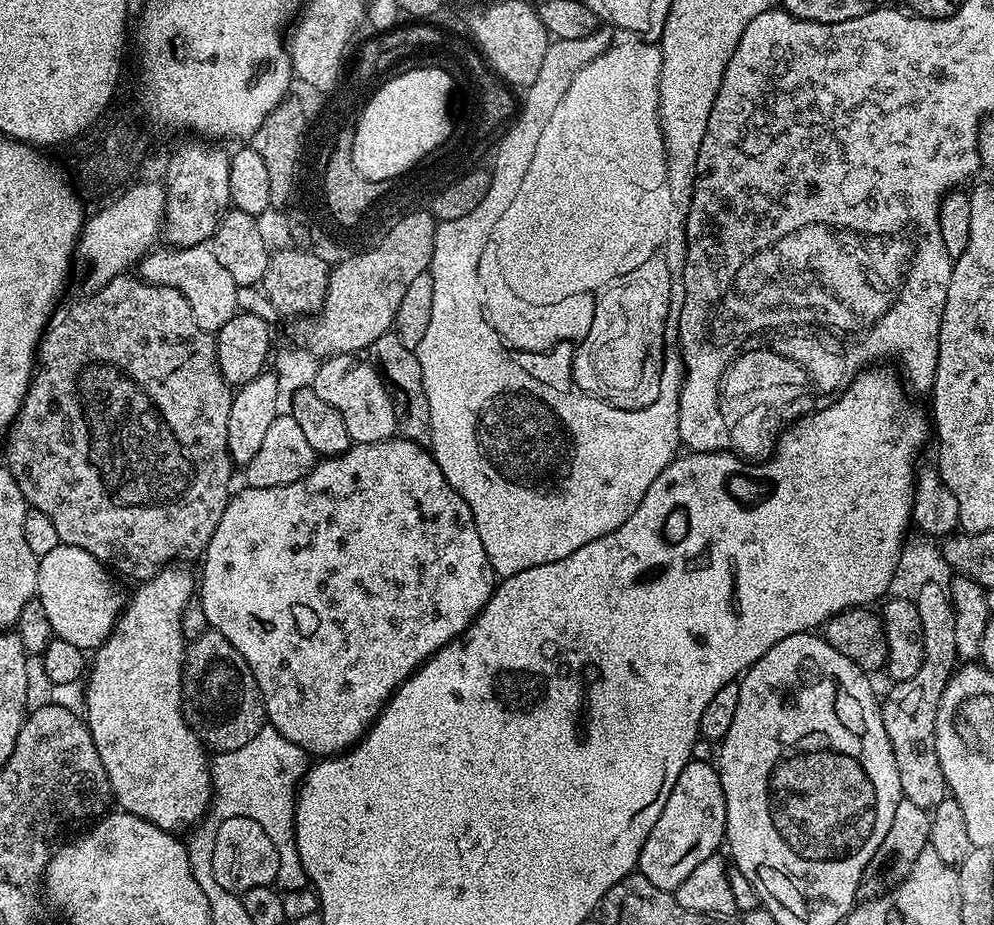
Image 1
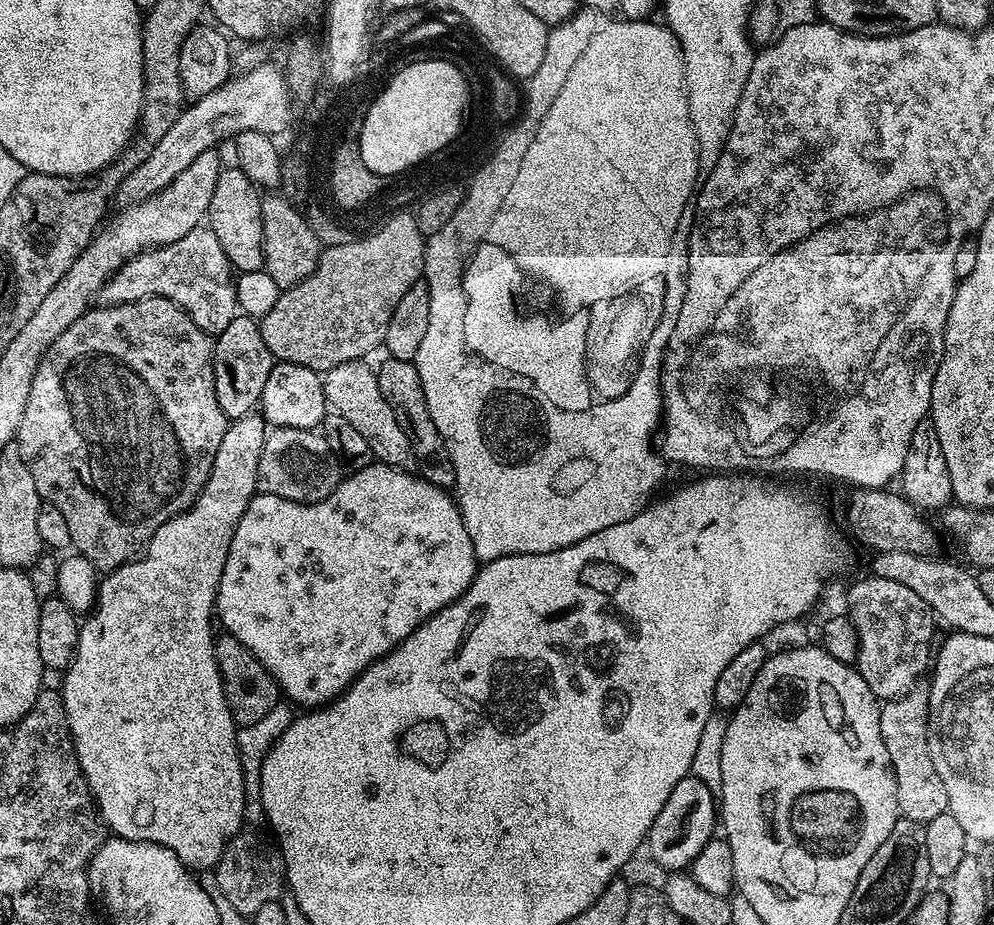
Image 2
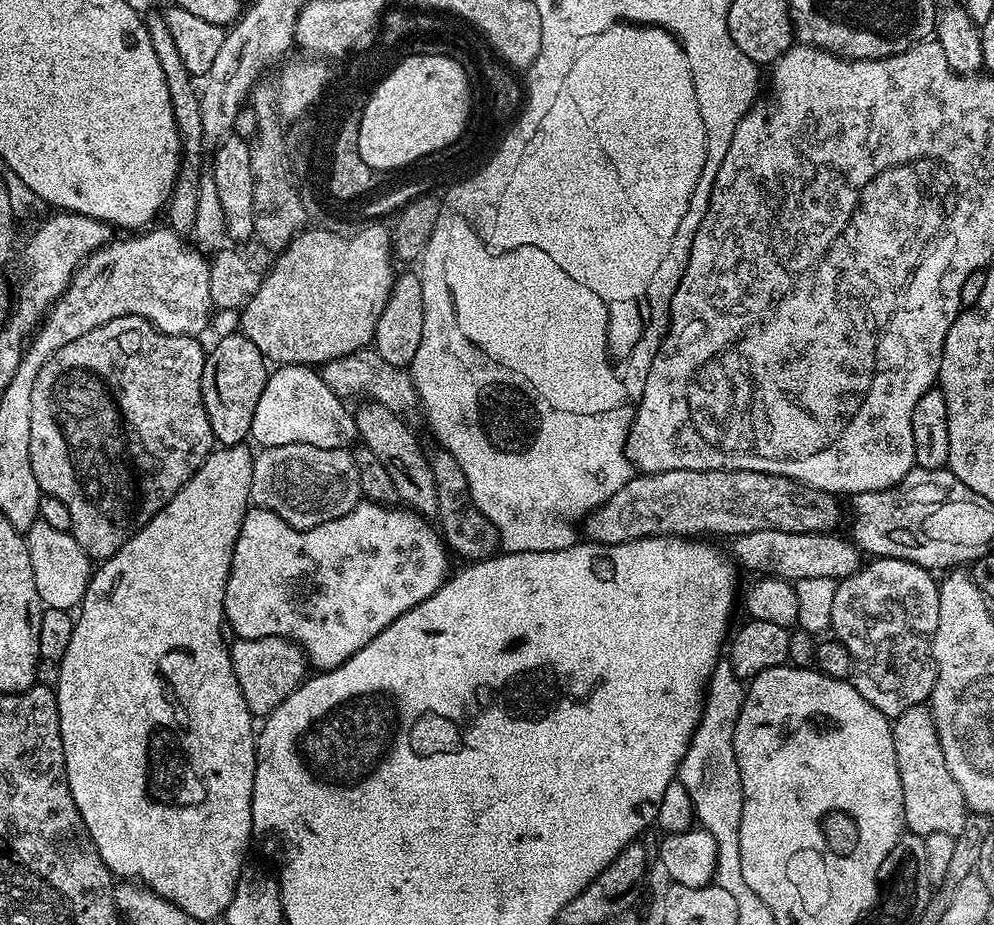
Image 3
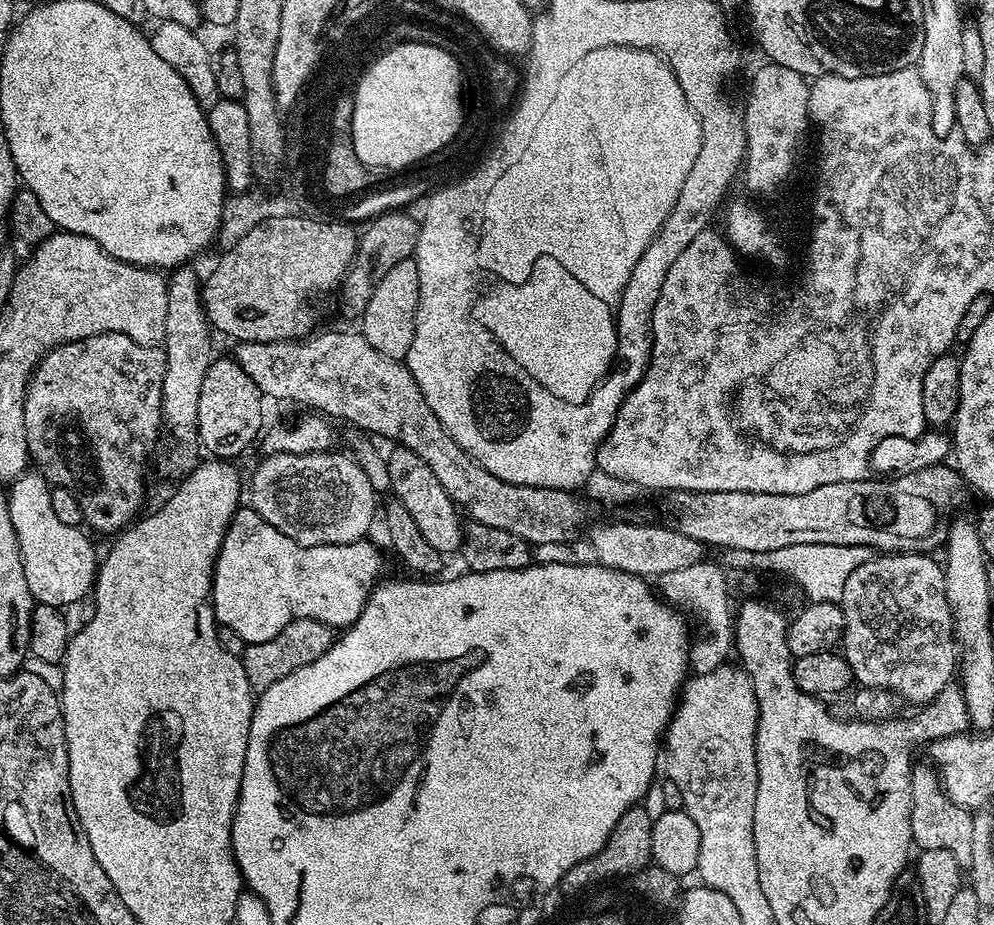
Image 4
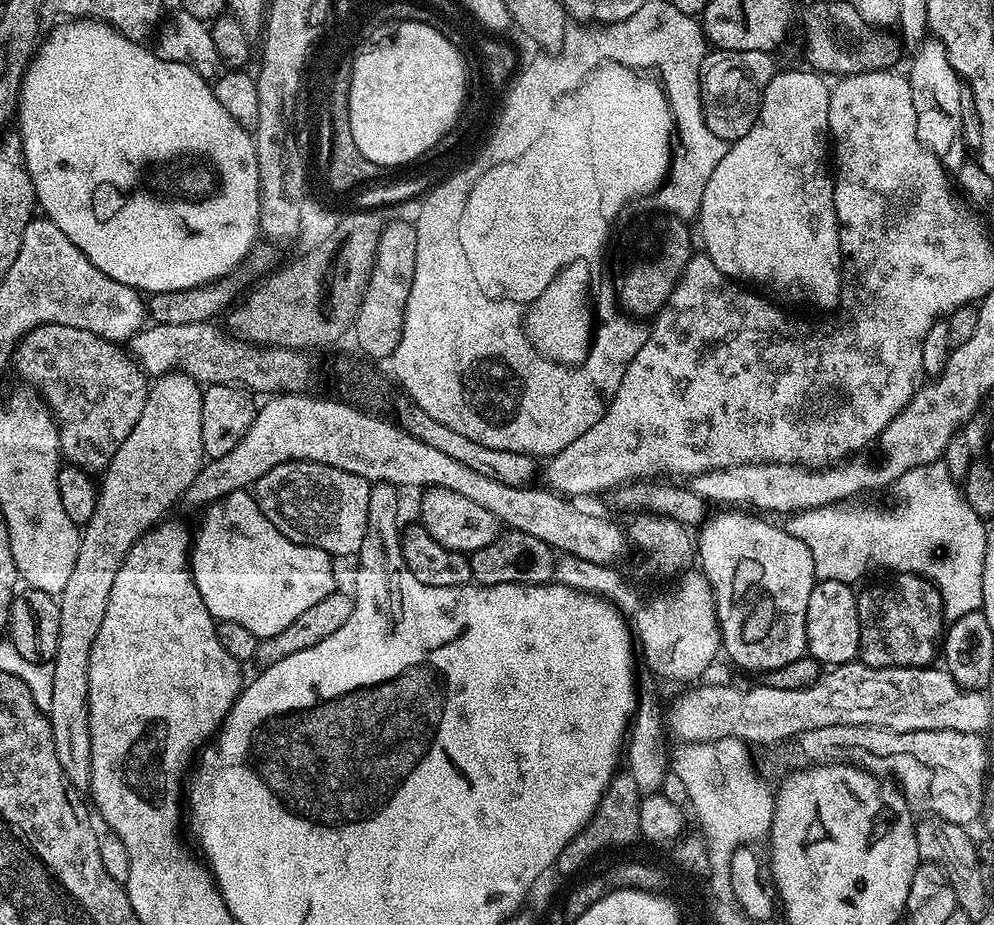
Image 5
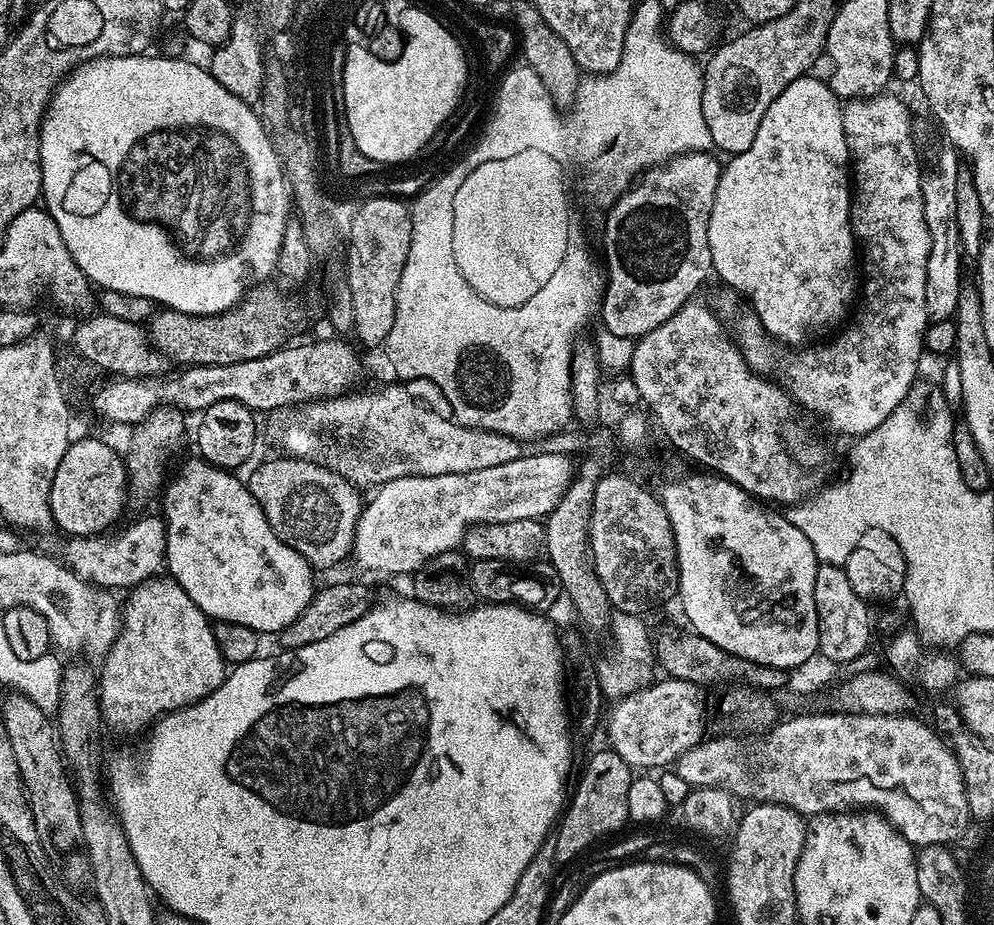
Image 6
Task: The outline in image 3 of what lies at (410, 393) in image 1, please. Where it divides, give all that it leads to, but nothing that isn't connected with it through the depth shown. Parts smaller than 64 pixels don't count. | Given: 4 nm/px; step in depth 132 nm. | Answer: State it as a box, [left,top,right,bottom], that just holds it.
[427,446,500,562]

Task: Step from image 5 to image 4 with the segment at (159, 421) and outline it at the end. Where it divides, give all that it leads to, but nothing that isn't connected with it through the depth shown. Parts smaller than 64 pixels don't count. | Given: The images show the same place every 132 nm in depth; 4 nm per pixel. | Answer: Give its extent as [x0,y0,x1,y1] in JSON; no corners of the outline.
[156,264,212,478]

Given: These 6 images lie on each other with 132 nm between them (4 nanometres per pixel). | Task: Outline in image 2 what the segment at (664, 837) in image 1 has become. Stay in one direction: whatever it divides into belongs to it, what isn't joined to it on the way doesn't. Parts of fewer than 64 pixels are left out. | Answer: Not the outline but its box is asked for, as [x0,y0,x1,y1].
[646,774,718,873]

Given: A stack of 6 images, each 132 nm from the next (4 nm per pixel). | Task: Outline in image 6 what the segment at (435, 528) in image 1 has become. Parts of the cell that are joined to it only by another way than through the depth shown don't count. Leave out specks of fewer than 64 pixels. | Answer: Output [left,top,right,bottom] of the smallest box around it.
[162,458,314,634]

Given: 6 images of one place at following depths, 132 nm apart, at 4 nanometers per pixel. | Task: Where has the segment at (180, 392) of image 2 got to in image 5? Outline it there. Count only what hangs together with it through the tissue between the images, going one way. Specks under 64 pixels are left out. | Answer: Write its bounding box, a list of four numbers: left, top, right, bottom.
[14,324,150,474]

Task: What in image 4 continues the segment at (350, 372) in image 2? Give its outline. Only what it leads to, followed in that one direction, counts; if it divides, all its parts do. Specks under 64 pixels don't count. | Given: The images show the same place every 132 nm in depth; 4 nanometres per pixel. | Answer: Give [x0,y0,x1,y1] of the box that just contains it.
[386,446,466,554]

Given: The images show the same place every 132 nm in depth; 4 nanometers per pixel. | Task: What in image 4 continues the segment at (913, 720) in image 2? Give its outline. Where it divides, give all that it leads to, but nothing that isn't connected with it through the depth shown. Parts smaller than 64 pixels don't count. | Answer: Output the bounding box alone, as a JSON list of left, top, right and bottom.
[910,763,974,866]

